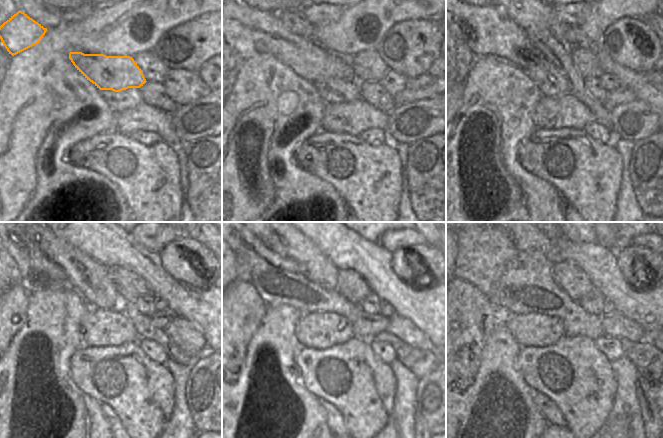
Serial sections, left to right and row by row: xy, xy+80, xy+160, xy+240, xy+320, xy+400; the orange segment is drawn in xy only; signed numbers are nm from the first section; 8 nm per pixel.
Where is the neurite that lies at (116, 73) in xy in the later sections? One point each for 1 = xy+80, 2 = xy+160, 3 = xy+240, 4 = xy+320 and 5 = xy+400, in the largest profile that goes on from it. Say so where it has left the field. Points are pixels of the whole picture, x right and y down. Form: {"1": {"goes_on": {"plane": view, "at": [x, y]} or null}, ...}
{"1": {"goes_on": {"plane": "xy+80", "at": [250, 32]}}, "2": {"goes_on": {"plane": "xy+160", "at": [488, 32]}}, "3": {"goes_on": {"plane": "xy+240", "at": [36, 271]}}, "4": {"goes_on": {"plane": "xy+320", "at": [264, 273]}}, "5": {"goes_on": {"plane": "xy+400", "at": [508, 278]}}}

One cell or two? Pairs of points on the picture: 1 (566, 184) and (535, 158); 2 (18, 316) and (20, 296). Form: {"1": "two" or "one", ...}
{"1": "one", "2": "one"}

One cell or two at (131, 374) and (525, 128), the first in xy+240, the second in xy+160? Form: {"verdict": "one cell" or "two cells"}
{"verdict": "two cells"}

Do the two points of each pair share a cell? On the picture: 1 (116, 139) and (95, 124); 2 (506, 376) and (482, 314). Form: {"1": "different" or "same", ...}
{"1": "different", "2": "different"}

